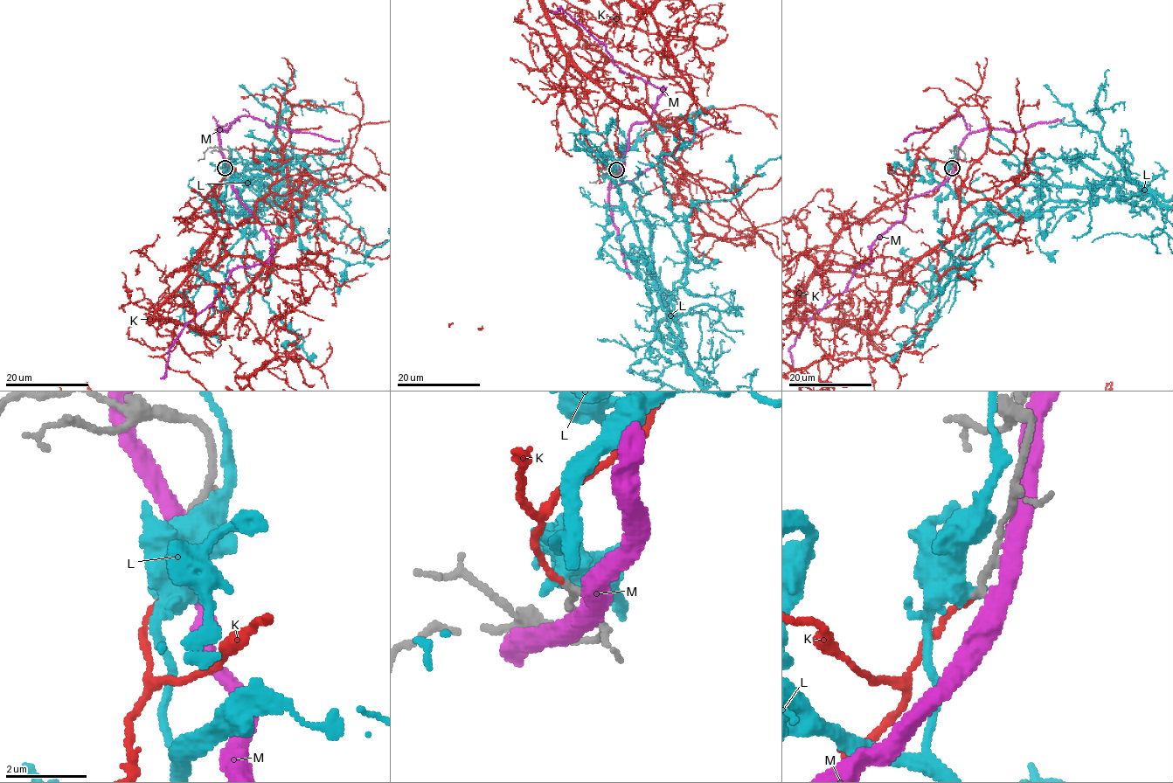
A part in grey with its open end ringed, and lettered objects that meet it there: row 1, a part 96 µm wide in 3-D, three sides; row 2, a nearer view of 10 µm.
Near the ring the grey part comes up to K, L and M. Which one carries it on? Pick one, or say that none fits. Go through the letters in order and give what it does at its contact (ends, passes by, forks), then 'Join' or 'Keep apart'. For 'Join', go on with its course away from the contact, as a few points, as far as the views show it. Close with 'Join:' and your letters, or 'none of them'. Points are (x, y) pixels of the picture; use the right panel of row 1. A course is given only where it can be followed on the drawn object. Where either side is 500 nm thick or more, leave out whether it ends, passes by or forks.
K: It ends there. Join
L: Keep apart
M: It passes by. Keep apart
Join: K

